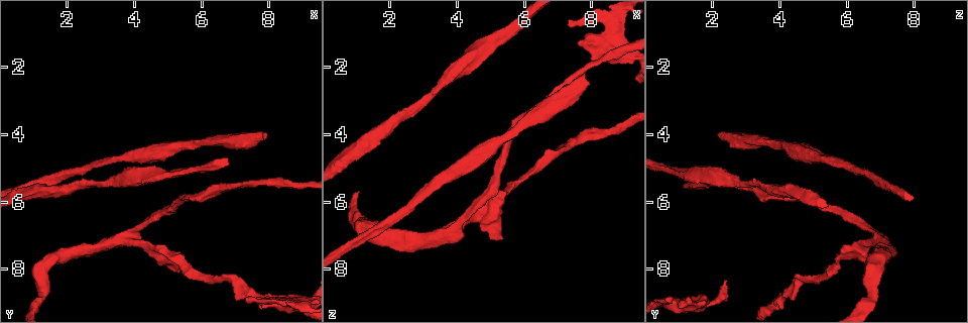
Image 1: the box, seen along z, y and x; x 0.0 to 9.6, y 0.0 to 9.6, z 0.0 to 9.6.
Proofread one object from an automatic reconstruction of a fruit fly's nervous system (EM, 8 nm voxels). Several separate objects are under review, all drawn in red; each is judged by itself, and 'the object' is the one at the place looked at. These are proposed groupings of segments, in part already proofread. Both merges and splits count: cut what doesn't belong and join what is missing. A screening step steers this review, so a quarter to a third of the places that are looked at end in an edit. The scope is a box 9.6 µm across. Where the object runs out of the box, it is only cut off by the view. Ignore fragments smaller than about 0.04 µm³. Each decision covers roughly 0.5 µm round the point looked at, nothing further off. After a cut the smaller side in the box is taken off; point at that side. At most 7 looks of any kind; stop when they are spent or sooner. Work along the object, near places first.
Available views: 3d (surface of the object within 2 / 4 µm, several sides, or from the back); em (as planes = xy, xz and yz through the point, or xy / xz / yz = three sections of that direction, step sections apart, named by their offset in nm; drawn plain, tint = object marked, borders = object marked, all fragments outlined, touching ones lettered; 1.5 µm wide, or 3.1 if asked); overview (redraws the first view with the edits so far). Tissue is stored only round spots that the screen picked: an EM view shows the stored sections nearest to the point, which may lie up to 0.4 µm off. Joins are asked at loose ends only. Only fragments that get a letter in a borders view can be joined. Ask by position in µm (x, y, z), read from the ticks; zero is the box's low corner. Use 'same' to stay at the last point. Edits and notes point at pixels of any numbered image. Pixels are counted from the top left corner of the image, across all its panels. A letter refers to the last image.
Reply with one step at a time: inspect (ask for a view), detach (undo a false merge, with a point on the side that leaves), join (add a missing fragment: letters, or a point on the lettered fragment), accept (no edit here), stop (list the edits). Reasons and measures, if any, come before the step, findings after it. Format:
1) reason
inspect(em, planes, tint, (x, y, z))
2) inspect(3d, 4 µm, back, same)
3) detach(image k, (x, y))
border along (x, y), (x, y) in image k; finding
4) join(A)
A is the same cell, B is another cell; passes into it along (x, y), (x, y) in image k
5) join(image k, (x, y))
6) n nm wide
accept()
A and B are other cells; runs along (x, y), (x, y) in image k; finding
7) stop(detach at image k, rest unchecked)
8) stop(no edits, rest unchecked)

free end
inspect(em, planes, borders, (7.80, 3.90, 2.15))

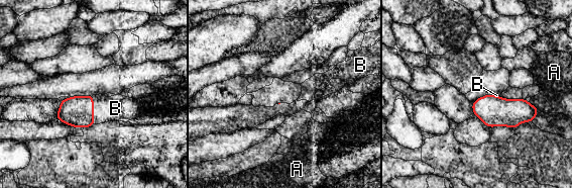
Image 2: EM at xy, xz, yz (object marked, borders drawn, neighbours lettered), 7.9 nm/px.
B touches over 240 nm
join(image 2, (115, 108))
B is the same cell, A is another cell; passes into it along (78, 111), (93, 109), (115, 108) in image 2; it goes on there

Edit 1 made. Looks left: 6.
inspect(overview)

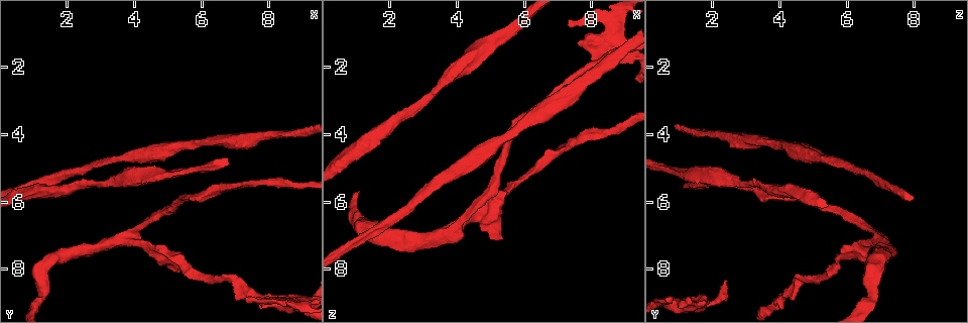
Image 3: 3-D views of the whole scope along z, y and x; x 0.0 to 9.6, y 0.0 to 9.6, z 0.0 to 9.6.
calibre changes
inspect(em, planes, tint, (3.40, 5.30, 2.70))

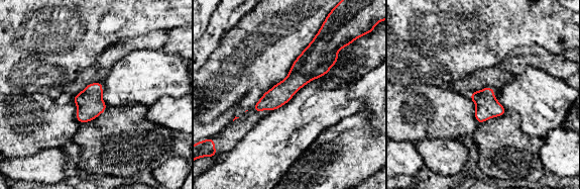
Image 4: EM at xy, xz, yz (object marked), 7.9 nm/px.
see the neighbours
inspect(em, planes, borders, same)

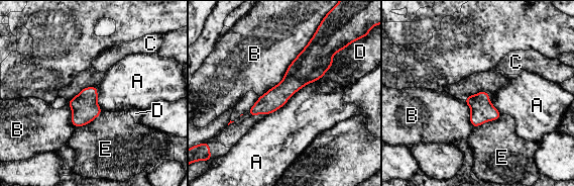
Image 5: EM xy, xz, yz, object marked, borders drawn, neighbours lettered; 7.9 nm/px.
accept()
A, B, C, D and E are other cells; border along (316, 81), (304, 85), (265, 117) in image 5; all the same neuron

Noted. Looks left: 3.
branch point
inspect(em, planes, tint, (3.75, 7.05, 6.90))

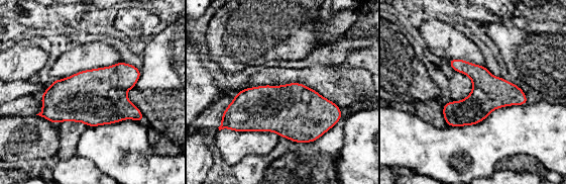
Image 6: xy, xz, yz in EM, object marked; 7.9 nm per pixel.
inspect(em, planes, borders, same)

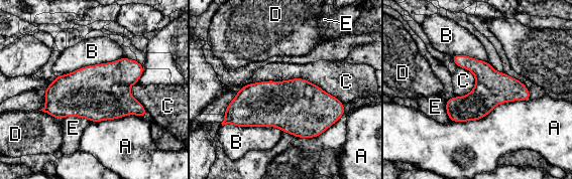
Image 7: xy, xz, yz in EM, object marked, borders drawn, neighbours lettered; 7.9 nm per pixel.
440 nm wide
accept()
A, B, C, D and E are other cells; border along (237, 91), (306, 78), (343, 104) in image 7; continuous, no second neuron

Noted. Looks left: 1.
stop(join at image 2, rest unchecked)

